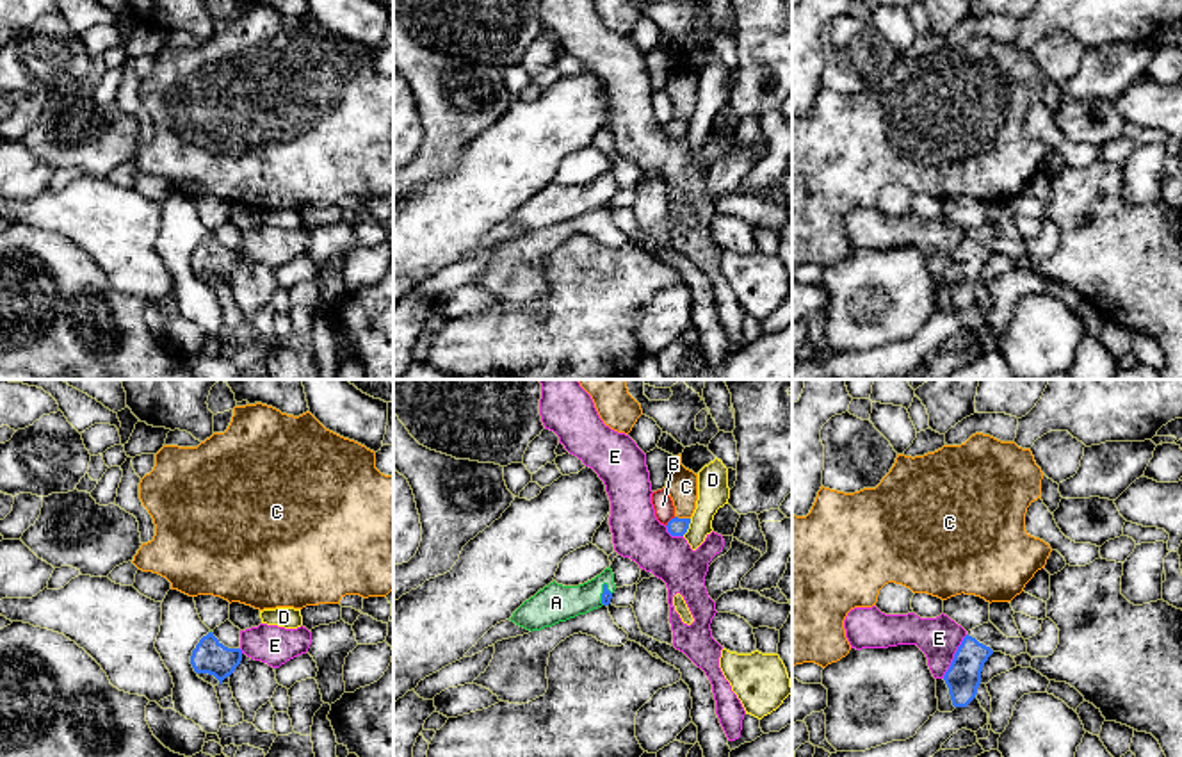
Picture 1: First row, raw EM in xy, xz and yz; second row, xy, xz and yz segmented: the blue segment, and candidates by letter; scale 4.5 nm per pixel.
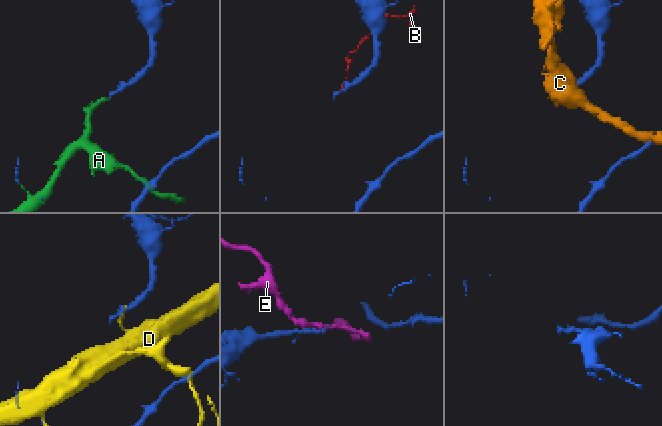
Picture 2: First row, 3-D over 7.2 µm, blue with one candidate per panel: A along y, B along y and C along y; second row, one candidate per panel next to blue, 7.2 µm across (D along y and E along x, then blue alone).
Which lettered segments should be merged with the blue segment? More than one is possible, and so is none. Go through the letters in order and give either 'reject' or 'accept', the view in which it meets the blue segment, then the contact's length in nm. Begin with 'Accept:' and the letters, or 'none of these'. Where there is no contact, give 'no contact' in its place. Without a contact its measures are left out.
Accept: A
A: accept | xz | 110 nm
B: reject | xz | 60 nm
C: reject | xz | 70 nm
D: reject | xz | 90 nm
E: reject | yz | 240 nm

